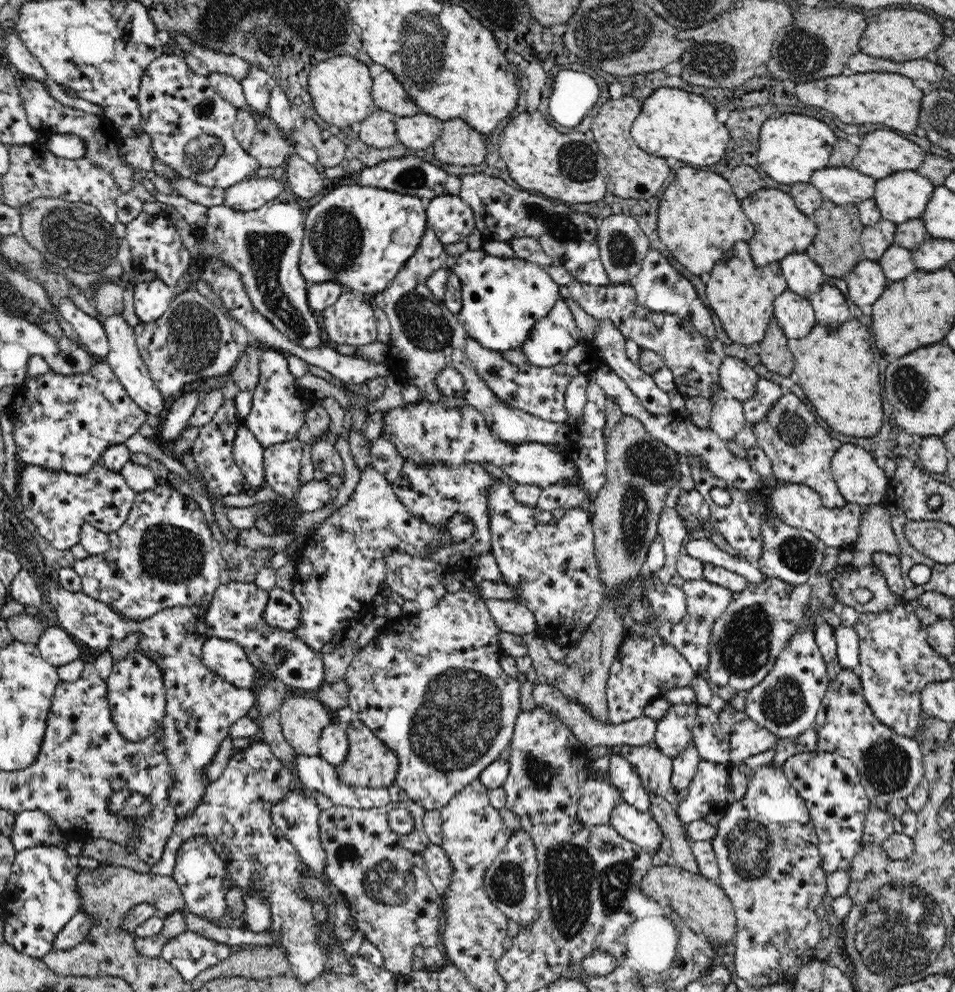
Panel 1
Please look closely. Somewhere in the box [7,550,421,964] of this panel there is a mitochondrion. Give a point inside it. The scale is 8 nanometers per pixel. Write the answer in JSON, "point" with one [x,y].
{"point":[386,884]}

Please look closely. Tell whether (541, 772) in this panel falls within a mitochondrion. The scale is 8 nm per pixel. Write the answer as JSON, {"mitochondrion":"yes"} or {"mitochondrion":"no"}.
{"mitochondrion":"yes"}

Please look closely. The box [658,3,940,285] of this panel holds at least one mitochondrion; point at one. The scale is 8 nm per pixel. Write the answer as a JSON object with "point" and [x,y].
{"point":[803,54]}

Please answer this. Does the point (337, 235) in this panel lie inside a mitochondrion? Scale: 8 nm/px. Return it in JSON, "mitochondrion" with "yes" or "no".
{"mitochondrion":"yes"}

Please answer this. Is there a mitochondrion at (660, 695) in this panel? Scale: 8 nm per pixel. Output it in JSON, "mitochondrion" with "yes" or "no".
{"mitochondrion":"no"}

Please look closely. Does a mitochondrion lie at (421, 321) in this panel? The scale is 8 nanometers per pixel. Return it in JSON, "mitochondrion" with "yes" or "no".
{"mitochondrion":"yes"}

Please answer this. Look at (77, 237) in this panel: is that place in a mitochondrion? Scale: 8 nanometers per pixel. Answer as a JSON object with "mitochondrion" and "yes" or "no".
{"mitochondrion":"yes"}

